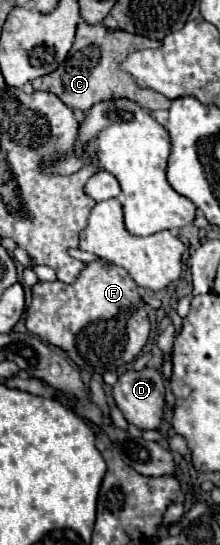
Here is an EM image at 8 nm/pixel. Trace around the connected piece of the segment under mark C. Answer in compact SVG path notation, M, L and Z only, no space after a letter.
M86 22L78 24L76 40L72 50L68 52L68 60L64 60L52 74L46 74L42 78L36 78L32 82L34 90L46 90L56 94L68 108L88 112L96 102L108 102L112 98L126 98L142 106L144 110L168 110L170 100L154 90L140 88L128 74L124 74L118 66L120 62L136 50L146 48L158 48L158 40L150 40L144 36L128 34L122 30L106 30L104 26L92 26Z

